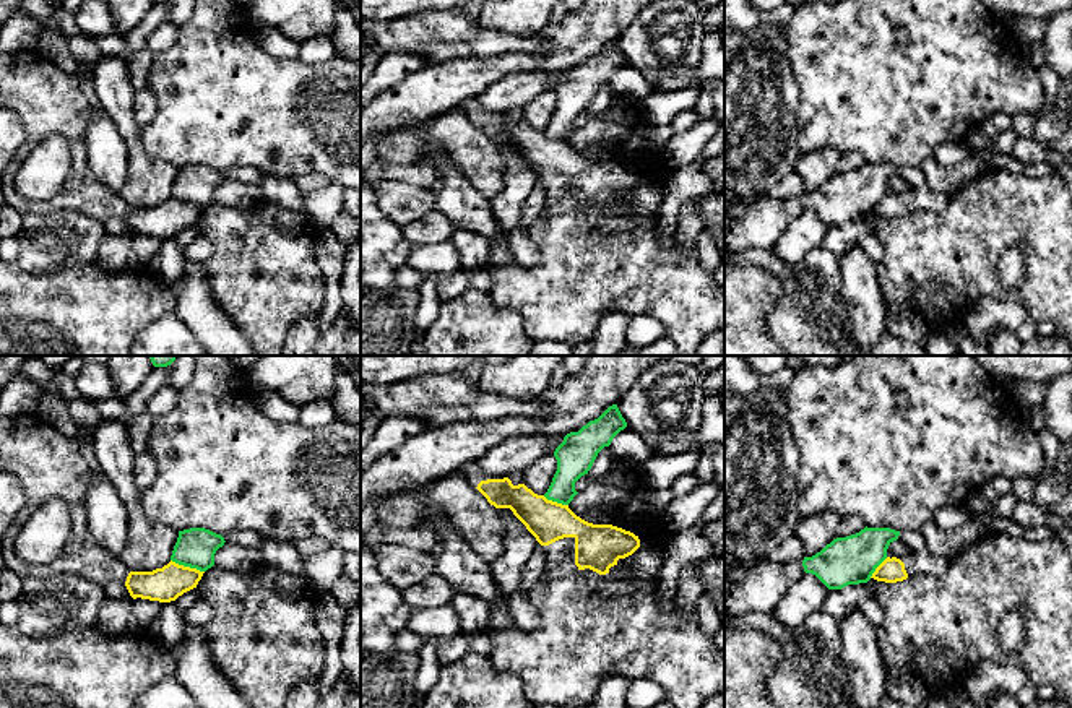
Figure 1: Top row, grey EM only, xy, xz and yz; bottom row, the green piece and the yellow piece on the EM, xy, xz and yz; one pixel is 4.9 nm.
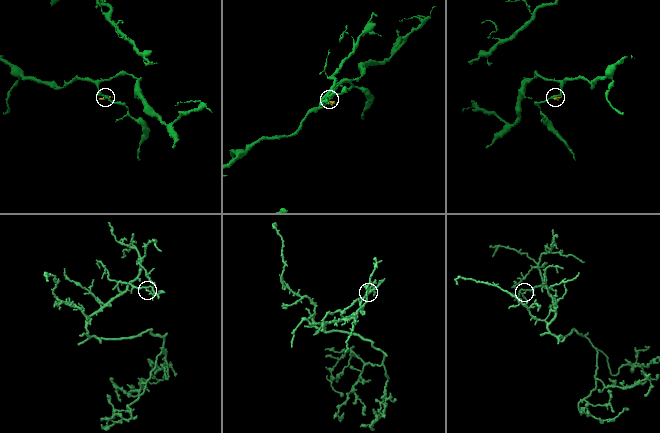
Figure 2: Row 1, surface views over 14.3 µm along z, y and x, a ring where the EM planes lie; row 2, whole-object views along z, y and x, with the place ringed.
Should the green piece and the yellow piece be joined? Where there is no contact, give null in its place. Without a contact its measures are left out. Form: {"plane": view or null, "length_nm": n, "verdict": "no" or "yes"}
{"plane": "xy", "length_nm": 180, "verdict": "no"}

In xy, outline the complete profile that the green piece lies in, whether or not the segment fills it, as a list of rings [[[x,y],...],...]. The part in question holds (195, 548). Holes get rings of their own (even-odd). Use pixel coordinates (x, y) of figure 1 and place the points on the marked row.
[[[190,528],[179,531],[171,560],[206,572],[214,565],[214,554],[224,546],[224,537],[205,528]]]

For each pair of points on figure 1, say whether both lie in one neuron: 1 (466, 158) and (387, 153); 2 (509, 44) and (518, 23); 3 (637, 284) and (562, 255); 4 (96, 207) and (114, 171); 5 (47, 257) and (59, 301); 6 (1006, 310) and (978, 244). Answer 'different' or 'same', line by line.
1: same
2: different
3: same
4: different
5: different
6: different

